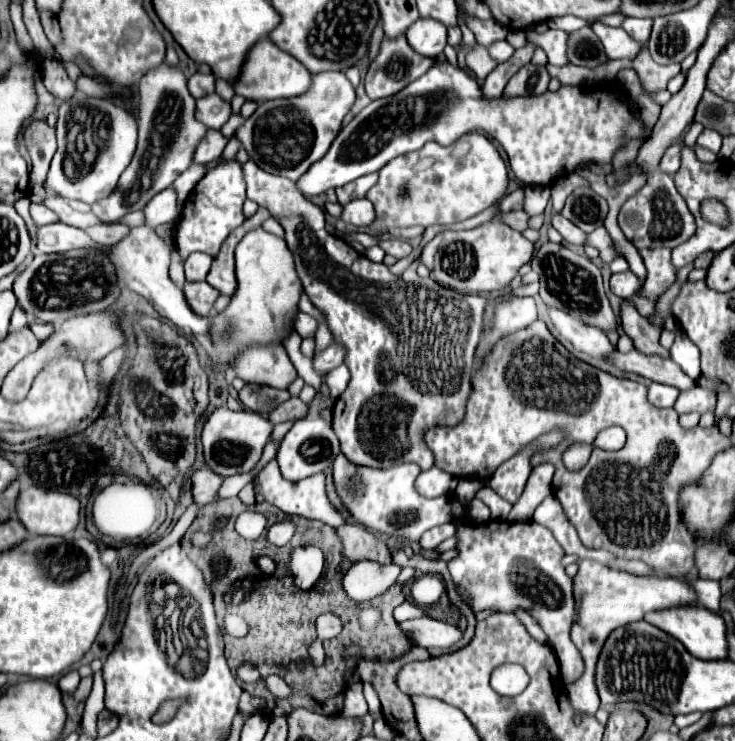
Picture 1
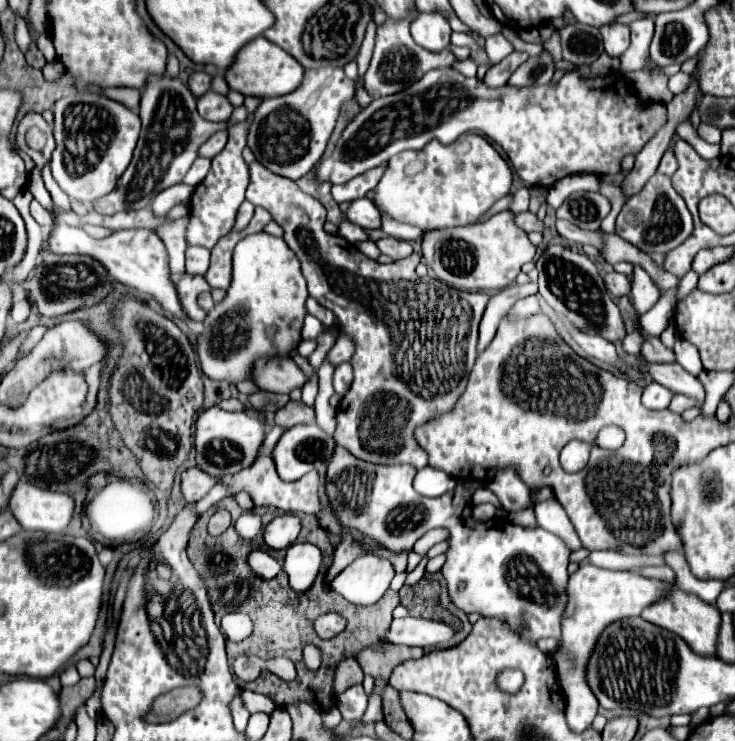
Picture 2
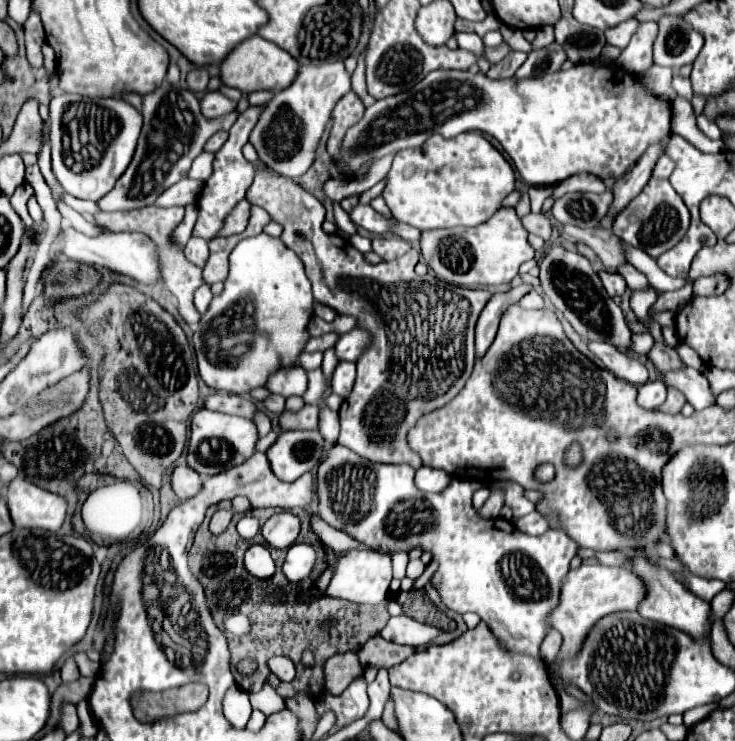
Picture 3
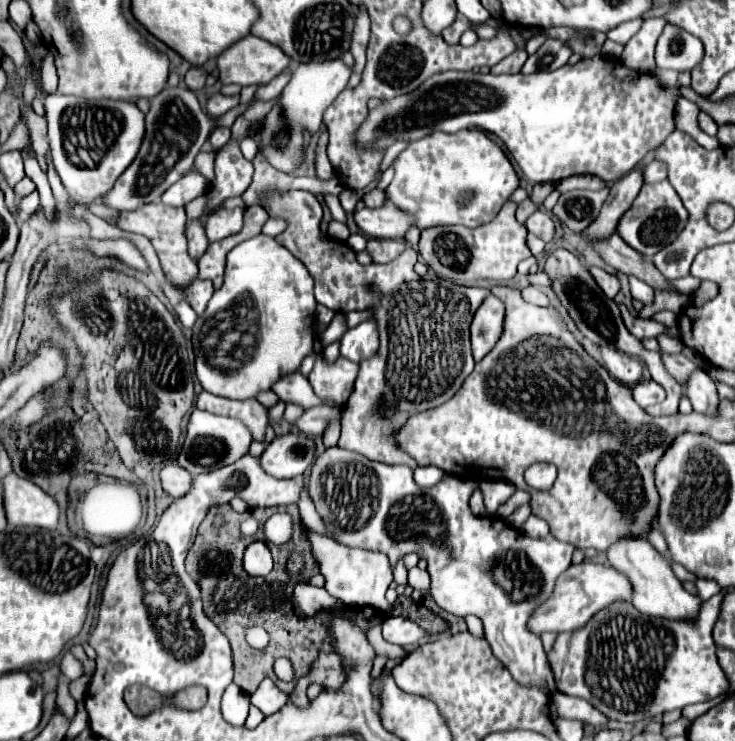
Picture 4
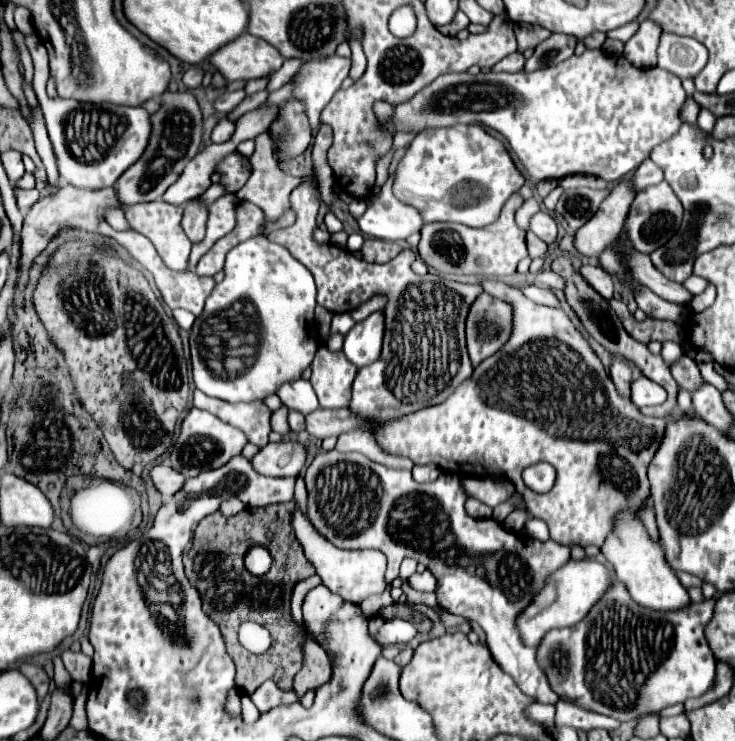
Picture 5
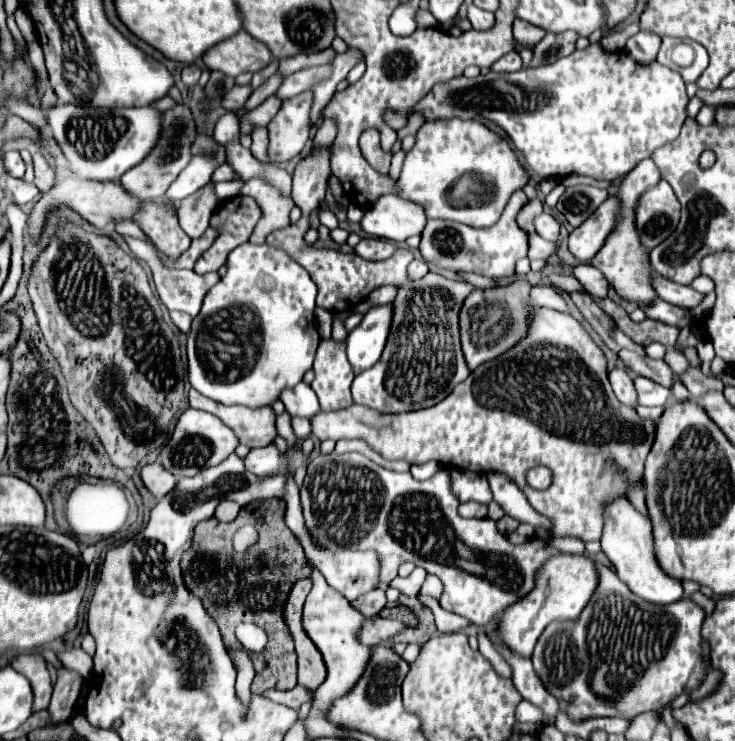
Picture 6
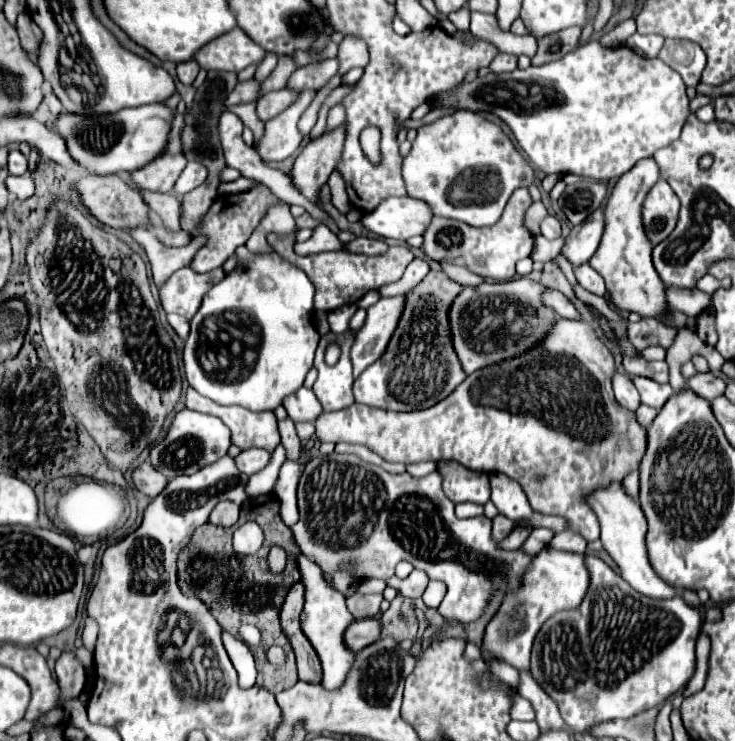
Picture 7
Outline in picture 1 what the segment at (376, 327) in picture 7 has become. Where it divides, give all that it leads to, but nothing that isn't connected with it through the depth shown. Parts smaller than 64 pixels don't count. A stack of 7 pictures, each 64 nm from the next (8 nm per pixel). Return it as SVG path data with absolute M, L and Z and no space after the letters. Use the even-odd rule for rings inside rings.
M332 344L330 348L314 356L314 368L318 374L330 372L344 362L344 356L346 356L346 348L342 344Z

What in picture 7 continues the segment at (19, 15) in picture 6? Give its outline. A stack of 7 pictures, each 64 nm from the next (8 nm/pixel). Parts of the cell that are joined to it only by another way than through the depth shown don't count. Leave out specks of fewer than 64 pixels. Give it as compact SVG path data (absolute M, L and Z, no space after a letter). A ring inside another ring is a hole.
M28 12L18 14L16 30L18 30L18 36L20 36L20 46L30 54L30 58L36 58L38 50L40 50L40 44L42 44L42 30L28 16Z

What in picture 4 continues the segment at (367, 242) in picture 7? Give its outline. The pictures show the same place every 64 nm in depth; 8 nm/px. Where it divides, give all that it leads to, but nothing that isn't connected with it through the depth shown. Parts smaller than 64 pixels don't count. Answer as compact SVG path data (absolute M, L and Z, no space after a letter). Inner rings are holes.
M372 238L366 244L366 250L368 250L368 254L370 254L370 258L374 262L390 262L404 248L406 248L406 244L404 242L398 242L398 240L378 240L378 238Z

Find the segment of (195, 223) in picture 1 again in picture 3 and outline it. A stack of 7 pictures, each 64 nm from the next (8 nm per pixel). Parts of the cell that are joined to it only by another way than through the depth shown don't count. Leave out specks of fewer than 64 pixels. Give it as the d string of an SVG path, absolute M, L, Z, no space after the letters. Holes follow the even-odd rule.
M248 106L248 110L242 112L238 116L238 120L234 122L234 126L230 128L230 138L226 140L226 144L216 152L214 174L210 176L210 180L206 180L206 184L198 196L198 220L194 226L194 236L212 240L216 236L216 232L220 230L224 218L228 216L230 208L234 208L236 202L240 202L246 196L246 190L250 188L250 184L254 180L256 168L242 156L242 146L248 142L248 136L252 132L252 128L256 126L262 110L264 110L264 106Z

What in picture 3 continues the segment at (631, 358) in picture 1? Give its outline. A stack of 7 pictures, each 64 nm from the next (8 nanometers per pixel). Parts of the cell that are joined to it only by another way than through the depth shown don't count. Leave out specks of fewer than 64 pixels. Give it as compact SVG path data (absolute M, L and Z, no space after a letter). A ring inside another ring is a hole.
M682 368L676 372L668 372L664 374L664 382L672 384L674 388L680 388L686 400L694 406L694 410L704 410L714 404L714 394L710 390L708 378L694 368Z

